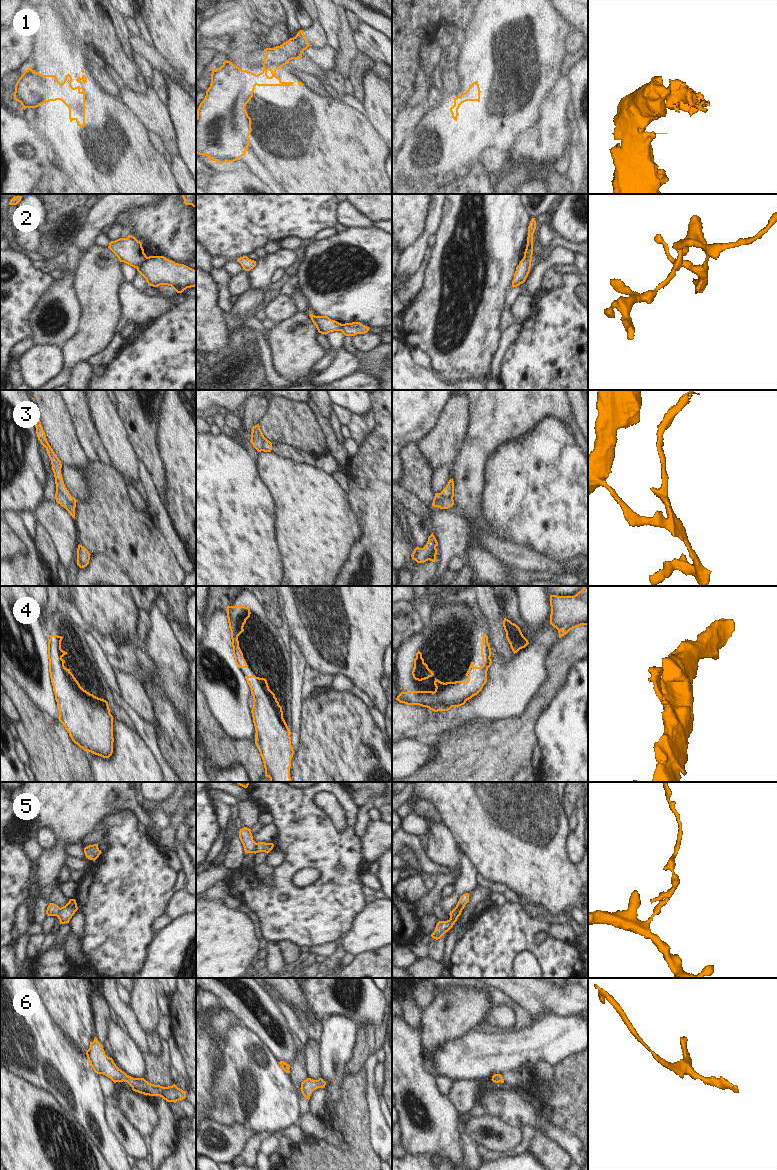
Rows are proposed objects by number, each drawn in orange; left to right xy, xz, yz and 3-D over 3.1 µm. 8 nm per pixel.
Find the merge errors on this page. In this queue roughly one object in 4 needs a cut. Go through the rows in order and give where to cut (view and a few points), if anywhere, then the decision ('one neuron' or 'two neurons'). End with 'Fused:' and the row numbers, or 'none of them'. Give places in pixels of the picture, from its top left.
1: no cut; one neuron
2: cut in xy along (147, 257), (137, 268); two neurons
3: cut in xy along (56, 488), (74, 508); two neurons
4: no cut; one neuron
5: cut in xz along (255, 843), (256, 852); two neurons
6: no cut; one neuron
Fused: 2, 3, 5

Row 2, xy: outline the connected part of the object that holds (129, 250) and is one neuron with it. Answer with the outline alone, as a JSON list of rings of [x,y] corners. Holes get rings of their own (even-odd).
[[[132,235],[111,241],[108,248],[118,257],[120,262],[134,268],[139,268],[147,259],[142,243]]]

